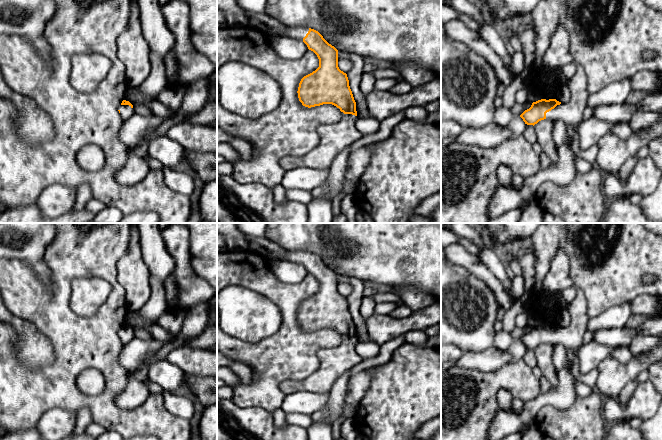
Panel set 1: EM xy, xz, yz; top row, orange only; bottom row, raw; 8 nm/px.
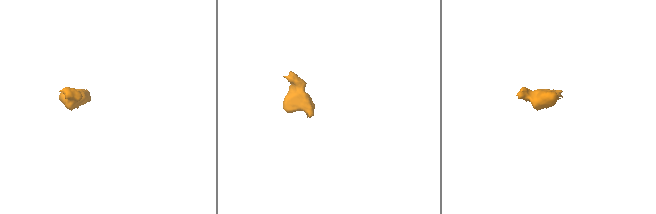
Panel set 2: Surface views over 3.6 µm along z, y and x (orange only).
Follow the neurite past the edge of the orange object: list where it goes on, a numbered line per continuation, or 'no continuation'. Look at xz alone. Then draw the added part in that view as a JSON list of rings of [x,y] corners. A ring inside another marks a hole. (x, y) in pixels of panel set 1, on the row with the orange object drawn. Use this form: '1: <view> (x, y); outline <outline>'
1: xz (299, 33); outline [[[265,24],[265,32],[264,34],[267,37],[271,38],[277,38],[277,37],[290,37],[295,38],[299,40],[303,40],[303,38],[306,36],[306,34],[309,31],[308,27],[290,27],[290,26],[284,26],[284,31],[280,32],[273,27]]]
2: xz (334, 138); outline [[[344,114],[343,118],[337,123],[318,126],[319,145],[302,157],[282,158],[280,160],[281,167],[285,171],[303,167],[320,170],[329,169],[342,150],[363,137],[363,134],[355,127],[356,117],[352,114]]]

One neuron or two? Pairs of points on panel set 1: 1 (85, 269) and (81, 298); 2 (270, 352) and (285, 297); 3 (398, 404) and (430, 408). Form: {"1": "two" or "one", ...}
{"1": "two", "2": "one", "3": "one"}

